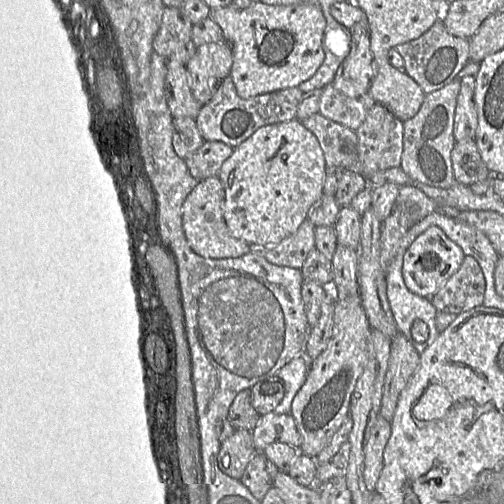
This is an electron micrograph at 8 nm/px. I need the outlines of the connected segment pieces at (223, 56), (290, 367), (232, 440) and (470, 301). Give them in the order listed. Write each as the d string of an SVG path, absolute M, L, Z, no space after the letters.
M226 41L197 47L185 68L192 94L198 102L204 105L211 100L219 84L230 74L232 64L232 48Z
M299 355L284 365L278 372L285 384L285 394L280 404L275 408L276 414L289 414L294 397L304 385L310 369L307 357Z
M236 429L221 443L217 457L218 467L223 473L239 480L256 452L258 450L254 446L251 431Z
M469 255L445 285L431 297L437 311L458 315L483 304L486 281L478 261Z

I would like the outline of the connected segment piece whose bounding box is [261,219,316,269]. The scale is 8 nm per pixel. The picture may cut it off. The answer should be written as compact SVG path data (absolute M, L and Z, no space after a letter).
M305 219L294 233L278 244L261 248L262 253L273 264L300 269L315 248L315 230L313 223Z

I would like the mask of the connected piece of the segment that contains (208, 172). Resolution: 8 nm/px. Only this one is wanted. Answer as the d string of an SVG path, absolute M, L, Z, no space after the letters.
M205 141L184 159L189 172L198 180L218 175L223 162L233 153L234 147L220 141Z

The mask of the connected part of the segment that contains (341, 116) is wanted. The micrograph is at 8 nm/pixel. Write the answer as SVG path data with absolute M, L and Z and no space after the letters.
M331 83L322 88L318 113L356 131L374 104L370 92L360 97L349 97Z

